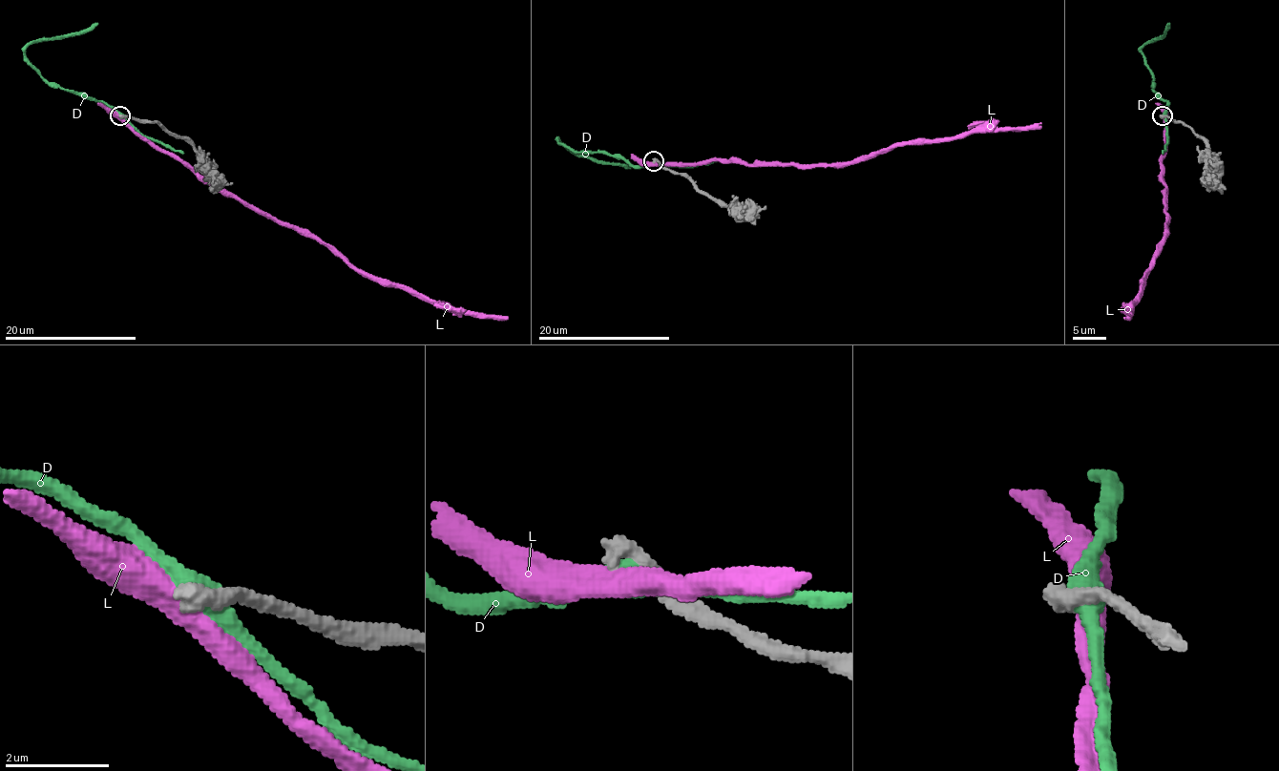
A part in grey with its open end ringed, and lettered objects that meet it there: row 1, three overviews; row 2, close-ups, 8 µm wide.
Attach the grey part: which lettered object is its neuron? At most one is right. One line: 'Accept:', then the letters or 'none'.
Accept: none

